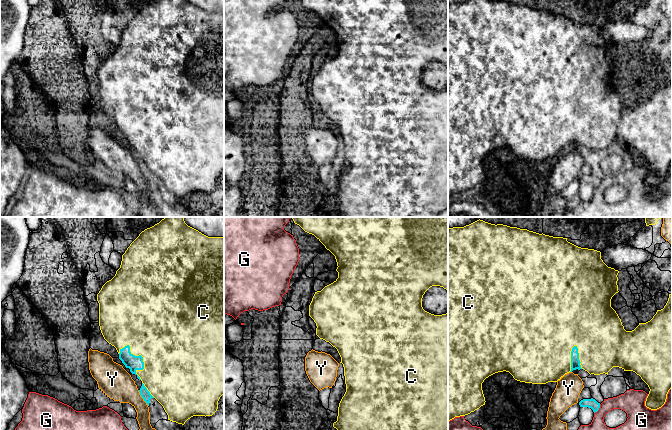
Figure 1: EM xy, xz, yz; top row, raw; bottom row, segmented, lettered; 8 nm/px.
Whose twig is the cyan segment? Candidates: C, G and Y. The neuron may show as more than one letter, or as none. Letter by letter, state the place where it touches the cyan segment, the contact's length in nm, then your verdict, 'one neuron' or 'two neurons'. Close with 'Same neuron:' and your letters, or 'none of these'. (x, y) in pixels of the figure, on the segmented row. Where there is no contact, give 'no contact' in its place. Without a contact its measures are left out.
C: xy (142, 361) | 300 nm | one neuron
G: yz (598, 409) | 90 nm | two neurons
Y: xy (142, 397) | 150 nm | two neurons
Same neuron: C

